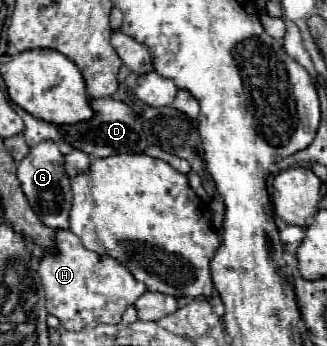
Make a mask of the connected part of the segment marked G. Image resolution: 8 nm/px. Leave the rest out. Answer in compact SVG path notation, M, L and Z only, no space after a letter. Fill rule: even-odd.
M44 141L34 145L18 165L18 179L22 183L22 191L28 203L32 205L34 213L42 219L42 223L52 229L68 229L72 191L70 191L70 179L62 167L62 159L64 155L60 153L58 145L54 141Z

